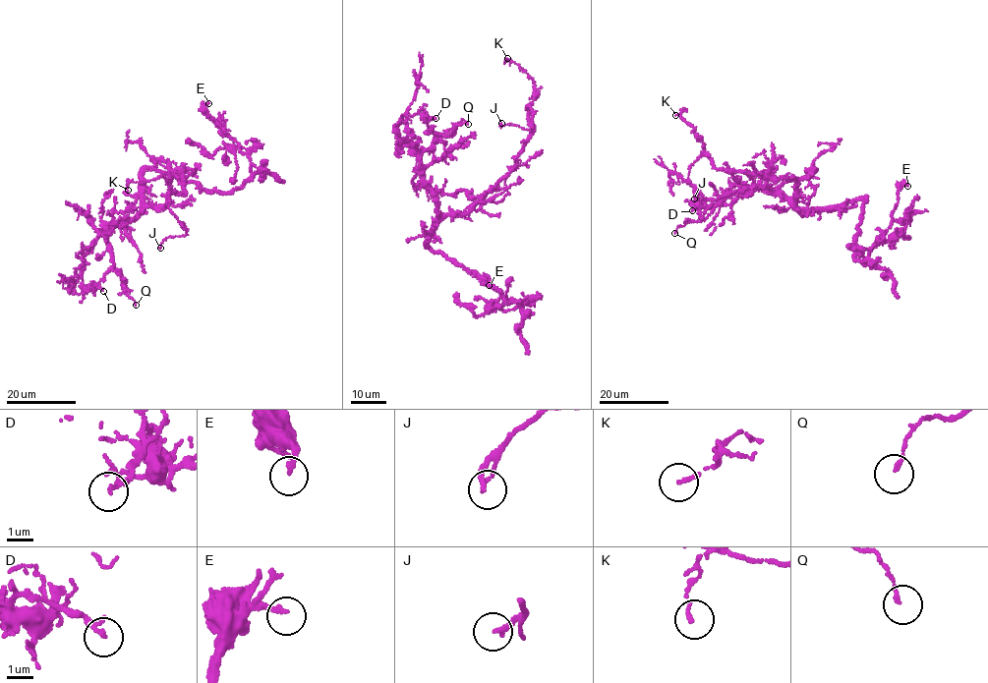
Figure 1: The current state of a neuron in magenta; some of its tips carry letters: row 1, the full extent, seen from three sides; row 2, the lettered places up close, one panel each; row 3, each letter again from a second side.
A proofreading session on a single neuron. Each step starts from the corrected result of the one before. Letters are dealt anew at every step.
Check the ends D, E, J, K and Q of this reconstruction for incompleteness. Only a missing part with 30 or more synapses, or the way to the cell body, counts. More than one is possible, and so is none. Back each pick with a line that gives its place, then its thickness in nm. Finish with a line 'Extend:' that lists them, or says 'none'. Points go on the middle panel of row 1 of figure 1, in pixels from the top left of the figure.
Extend: none

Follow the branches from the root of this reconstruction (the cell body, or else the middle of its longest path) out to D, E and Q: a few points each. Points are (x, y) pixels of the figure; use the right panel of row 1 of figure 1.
D: (832, 206), (795, 207), (758, 187), (730, 194), (712, 208), (697, 202), (692, 210)
E: (832, 206), (866, 200), (853, 255), (865, 264), (869, 249), (890, 227), (900, 188), (907, 186)
Q: (832, 206), (814, 210), (795, 207), (782, 196), (758, 187), (730, 194), (705, 218), (679, 225), (674, 233)

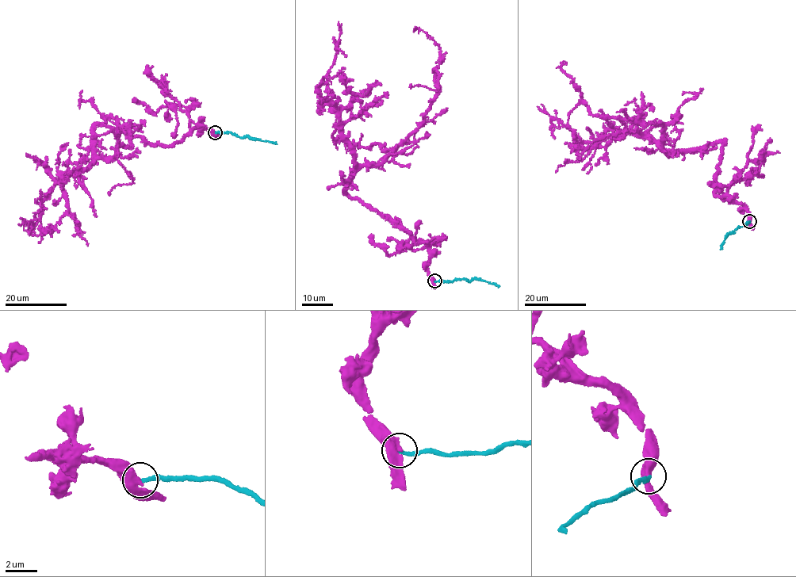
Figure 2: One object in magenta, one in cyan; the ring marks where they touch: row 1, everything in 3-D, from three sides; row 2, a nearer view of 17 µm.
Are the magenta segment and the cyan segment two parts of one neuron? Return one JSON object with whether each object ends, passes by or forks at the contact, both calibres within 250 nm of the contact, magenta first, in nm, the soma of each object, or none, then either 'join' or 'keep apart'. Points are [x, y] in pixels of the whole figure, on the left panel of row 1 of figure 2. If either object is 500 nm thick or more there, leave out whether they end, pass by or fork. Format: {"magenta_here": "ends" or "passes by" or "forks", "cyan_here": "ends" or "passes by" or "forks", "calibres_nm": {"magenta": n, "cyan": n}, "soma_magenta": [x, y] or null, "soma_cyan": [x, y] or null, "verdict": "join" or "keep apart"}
{"magenta_here": "passes by", "cyan_here": "ends", "calibres_nm": {"magenta": 480, "cyan": 240}, "soma_magenta": null, "soma_cyan": null, "verdict": "keep apart"}

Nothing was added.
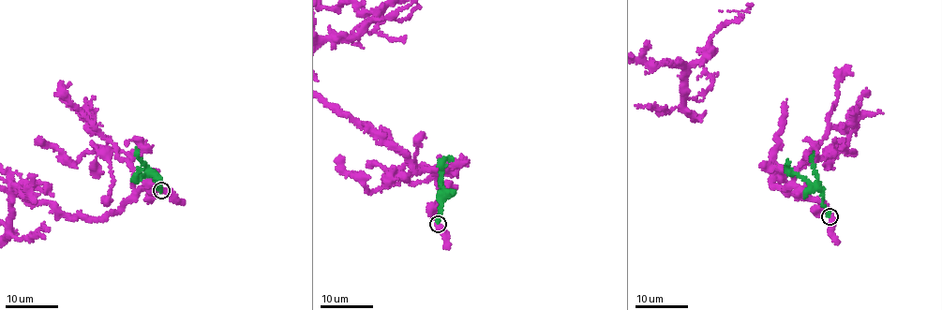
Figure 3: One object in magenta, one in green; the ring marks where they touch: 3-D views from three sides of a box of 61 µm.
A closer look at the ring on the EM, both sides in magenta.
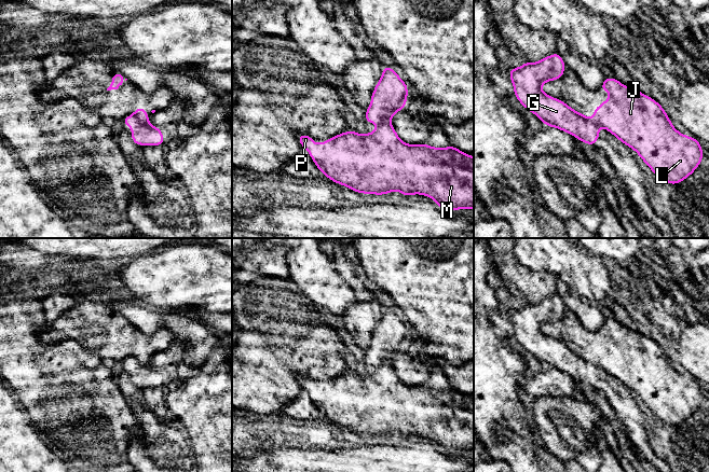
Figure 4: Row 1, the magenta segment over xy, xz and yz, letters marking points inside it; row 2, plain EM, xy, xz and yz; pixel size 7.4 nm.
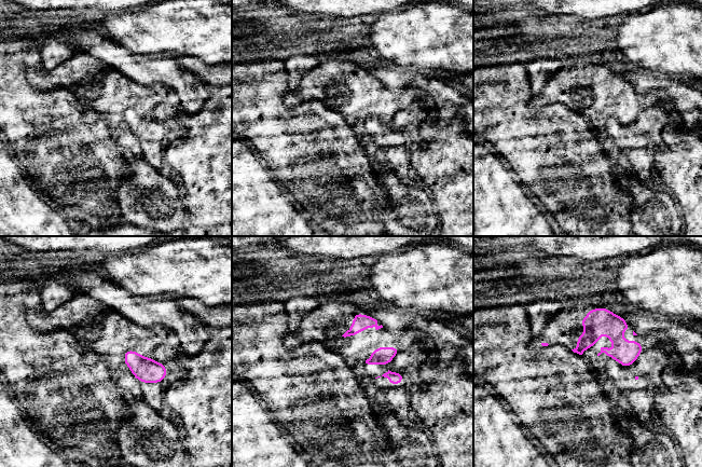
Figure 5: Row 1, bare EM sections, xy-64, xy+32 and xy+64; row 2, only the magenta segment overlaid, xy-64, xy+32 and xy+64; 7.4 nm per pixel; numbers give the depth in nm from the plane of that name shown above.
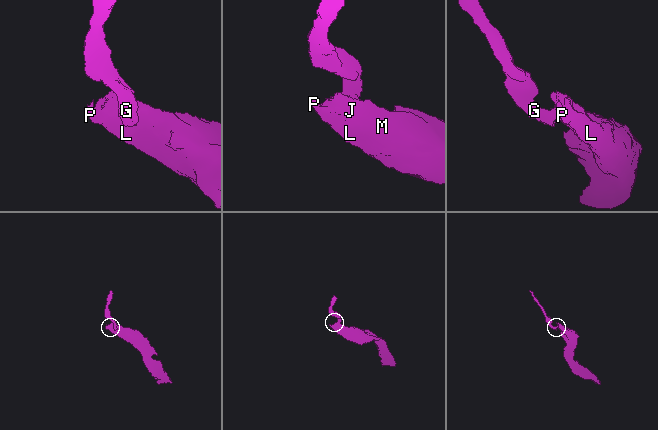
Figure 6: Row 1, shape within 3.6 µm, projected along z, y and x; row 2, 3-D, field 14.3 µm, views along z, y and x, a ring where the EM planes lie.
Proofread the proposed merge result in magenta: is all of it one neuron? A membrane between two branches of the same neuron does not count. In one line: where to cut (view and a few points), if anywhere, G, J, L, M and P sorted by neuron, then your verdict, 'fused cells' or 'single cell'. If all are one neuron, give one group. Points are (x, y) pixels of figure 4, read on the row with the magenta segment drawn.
cut xy (133, 114), (138, 120), (148, 123); groups G / J L M P; fused cells

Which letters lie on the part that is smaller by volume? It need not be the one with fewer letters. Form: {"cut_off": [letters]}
{"cut_off": ["G"]}

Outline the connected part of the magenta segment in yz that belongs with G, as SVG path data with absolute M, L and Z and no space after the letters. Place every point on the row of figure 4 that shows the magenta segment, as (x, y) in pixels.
M557 52L537 63L523 61L520 68L510 67L509 79L518 101L535 114L544 125L557 127L580 141L595 147L599 139L599 125L589 116L570 108L564 101L545 94L541 86L563 77L565 64Z

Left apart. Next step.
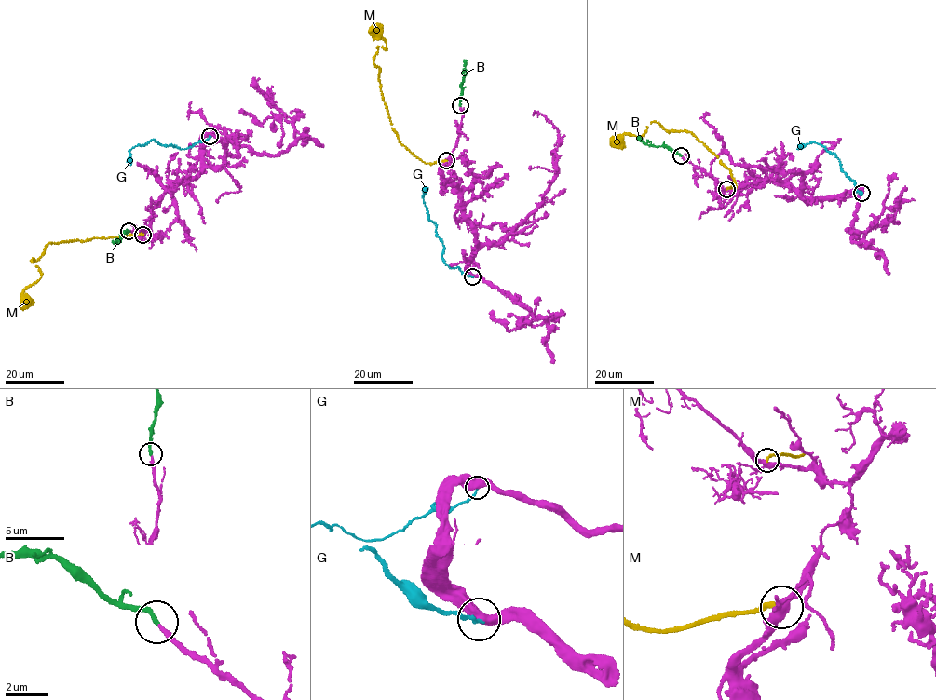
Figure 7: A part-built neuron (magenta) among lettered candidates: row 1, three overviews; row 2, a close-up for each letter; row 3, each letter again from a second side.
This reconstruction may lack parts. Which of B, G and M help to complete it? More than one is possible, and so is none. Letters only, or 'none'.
B

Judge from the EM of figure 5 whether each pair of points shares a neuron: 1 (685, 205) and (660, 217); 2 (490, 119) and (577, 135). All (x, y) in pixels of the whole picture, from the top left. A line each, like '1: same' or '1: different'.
1: different
2: same

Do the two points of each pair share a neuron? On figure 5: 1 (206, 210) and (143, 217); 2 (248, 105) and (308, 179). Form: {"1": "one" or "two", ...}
{"1": "two", "2": "one"}

